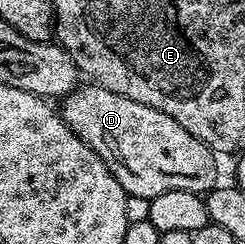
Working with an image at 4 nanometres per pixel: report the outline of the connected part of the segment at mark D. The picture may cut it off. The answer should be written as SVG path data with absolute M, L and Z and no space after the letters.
M81 84L65 95L59 106L59 113L69 125L70 132L86 142L99 156L99 160L103 160L103 164L111 168L111 176L115 176L115 180L123 184L130 199L148 200L155 196L163 196L163 192L184 190L204 195L218 185L218 159L213 151L207 144L203 144L203 140L191 136L191 132L187 132L183 124L175 124L175 120L171 120L167 112L147 108L147 104L139 104L139 100L127 100L127 96L119 96L96 84Z

